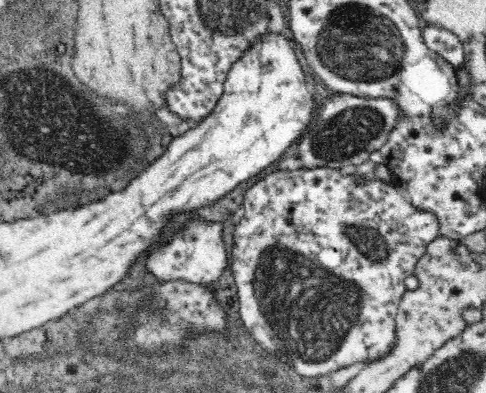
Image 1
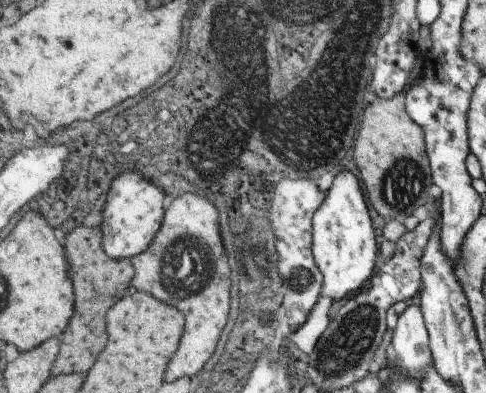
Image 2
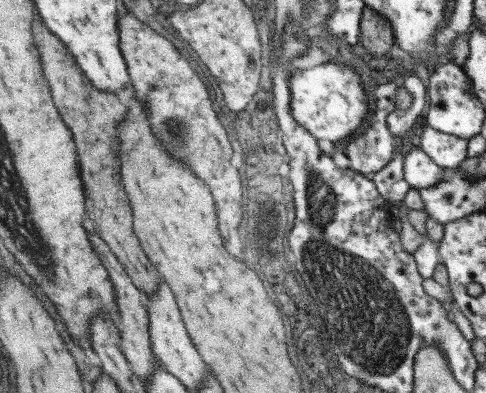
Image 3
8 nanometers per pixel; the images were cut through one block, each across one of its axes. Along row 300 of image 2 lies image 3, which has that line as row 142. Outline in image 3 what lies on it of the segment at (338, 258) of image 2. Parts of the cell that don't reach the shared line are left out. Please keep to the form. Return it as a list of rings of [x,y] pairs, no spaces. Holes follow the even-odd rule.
[[[323,64],[313,66],[309,70],[295,70],[291,76],[291,88],[293,88],[293,118],[297,120],[301,130],[309,132],[309,136],[313,136],[317,142],[327,140],[335,144],[339,142],[339,138],[345,140],[359,128],[363,116],[369,110],[367,98],[359,88],[359,76],[343,66]]]

